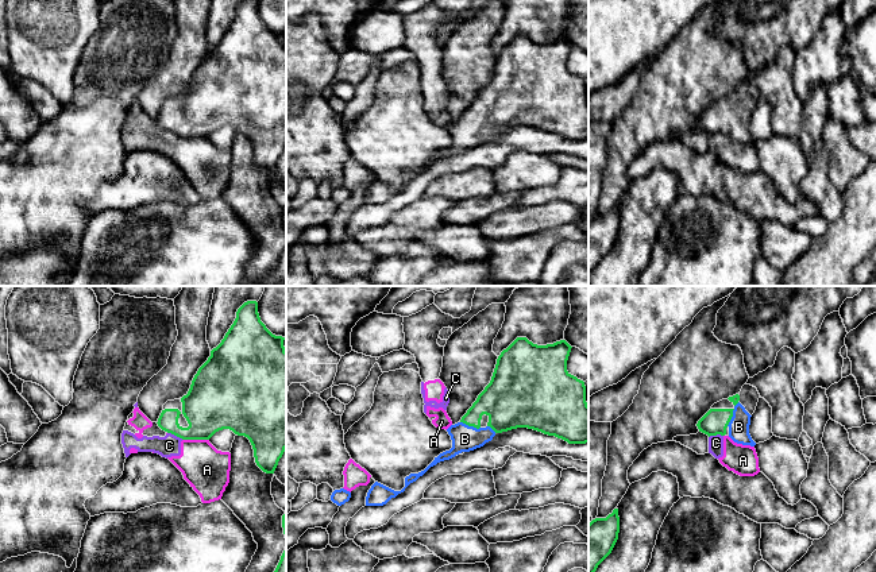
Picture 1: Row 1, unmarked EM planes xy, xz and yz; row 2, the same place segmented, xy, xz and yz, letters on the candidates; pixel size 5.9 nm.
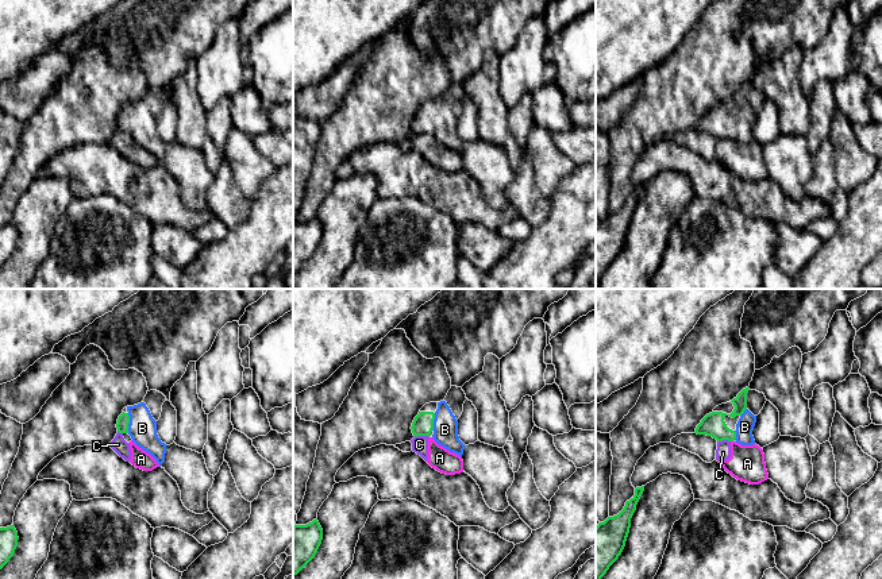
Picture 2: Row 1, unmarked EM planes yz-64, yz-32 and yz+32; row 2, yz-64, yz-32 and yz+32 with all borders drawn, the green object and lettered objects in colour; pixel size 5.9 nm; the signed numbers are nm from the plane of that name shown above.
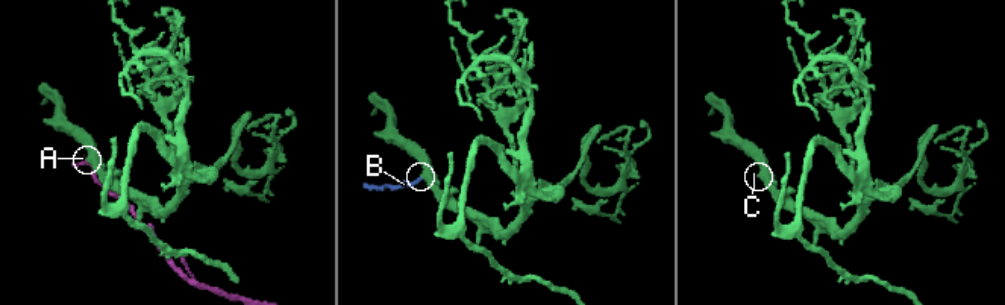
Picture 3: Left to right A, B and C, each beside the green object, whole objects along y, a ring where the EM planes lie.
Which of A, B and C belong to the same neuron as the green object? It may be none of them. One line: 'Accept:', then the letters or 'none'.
Accept: B

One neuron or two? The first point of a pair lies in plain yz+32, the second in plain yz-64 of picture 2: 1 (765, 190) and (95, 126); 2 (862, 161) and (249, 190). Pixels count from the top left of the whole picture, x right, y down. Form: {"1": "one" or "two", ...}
{"1": "two", "2": "one"}

